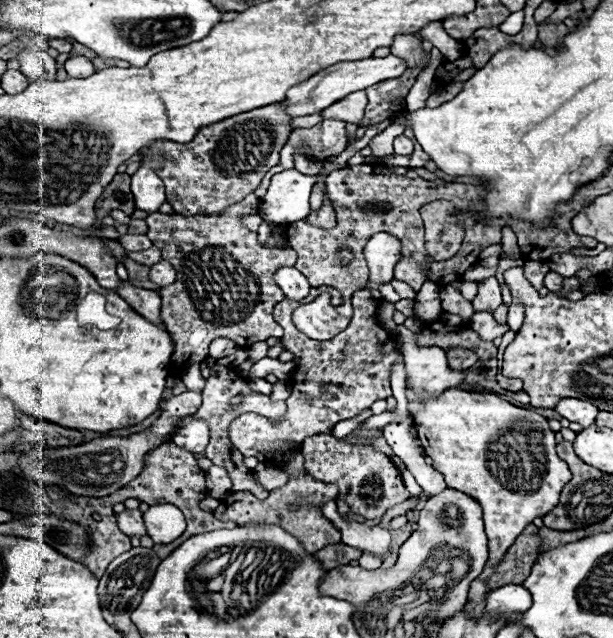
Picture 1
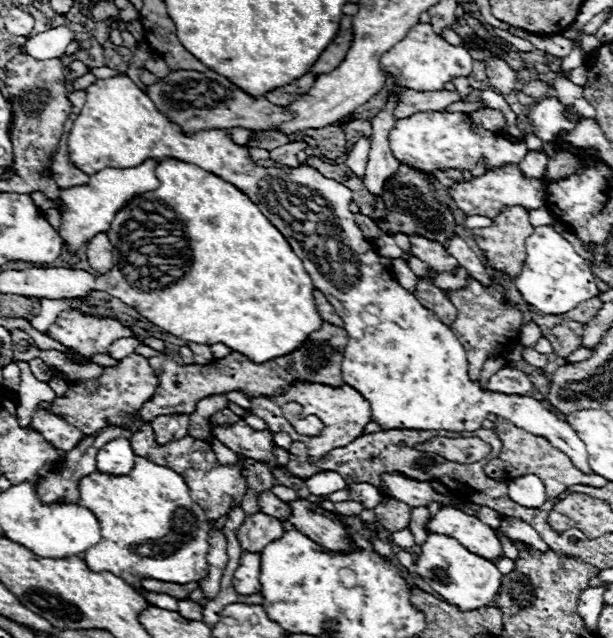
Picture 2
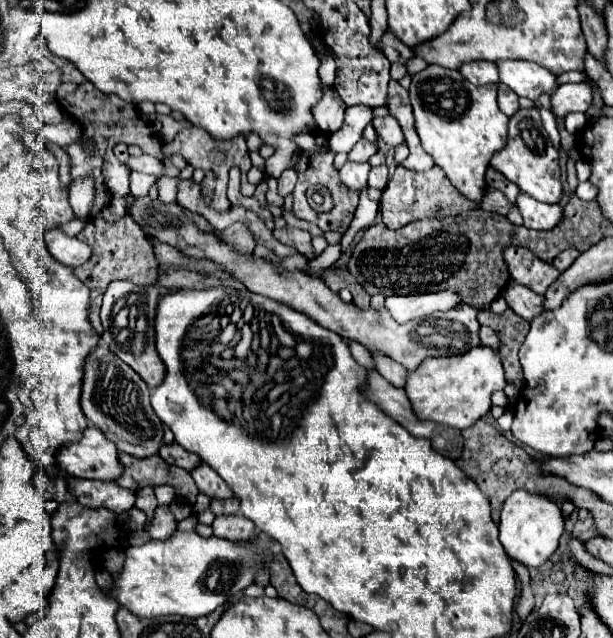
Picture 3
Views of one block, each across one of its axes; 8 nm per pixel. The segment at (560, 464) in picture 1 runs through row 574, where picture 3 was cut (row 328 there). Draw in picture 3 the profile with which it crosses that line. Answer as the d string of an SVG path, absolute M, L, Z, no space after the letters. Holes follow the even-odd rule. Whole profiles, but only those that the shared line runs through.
M480 328L480 342L494 348L494 350L498 350L498 336L490 328Z

